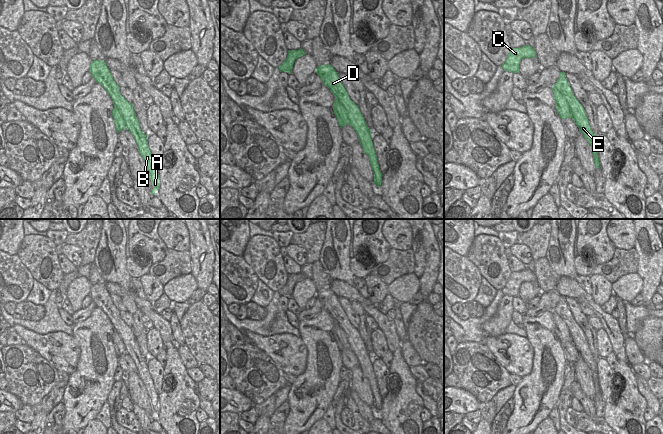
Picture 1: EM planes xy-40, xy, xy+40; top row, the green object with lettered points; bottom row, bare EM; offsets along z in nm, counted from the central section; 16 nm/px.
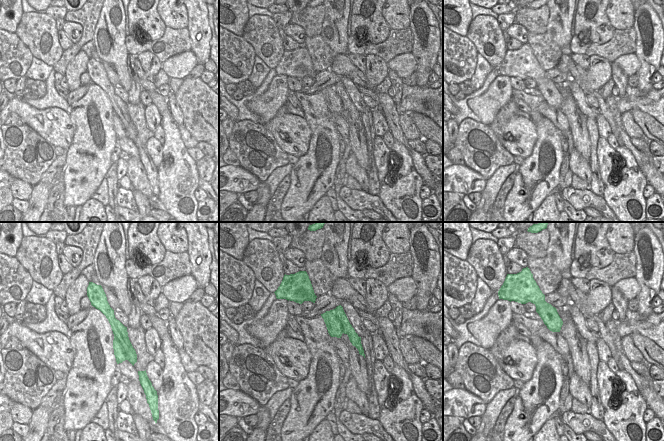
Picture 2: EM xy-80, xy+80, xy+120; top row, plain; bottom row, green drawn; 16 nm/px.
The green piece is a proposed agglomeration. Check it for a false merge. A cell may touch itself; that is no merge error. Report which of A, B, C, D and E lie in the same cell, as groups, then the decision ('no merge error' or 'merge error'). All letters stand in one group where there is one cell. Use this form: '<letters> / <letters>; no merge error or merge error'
A B D E / C; merge error

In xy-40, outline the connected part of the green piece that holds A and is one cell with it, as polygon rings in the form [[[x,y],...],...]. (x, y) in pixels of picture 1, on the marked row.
[[[91,61],[90,73],[92,74],[92,77],[95,79],[96,83],[101,84],[108,92],[114,103],[114,107],[116,107],[122,114],[126,129],[133,135],[137,144],[137,149],[147,166],[150,180],[153,185],[153,190],[150,193],[151,196],[154,195],[160,186],[158,169],[155,166],[153,156],[148,146],[148,135],[145,135],[141,131],[132,103],[129,103],[120,94],[120,87],[114,81],[105,61]]]

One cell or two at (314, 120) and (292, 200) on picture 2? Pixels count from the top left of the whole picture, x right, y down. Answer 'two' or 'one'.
one

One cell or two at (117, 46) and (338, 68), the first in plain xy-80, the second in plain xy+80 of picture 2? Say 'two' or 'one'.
two

